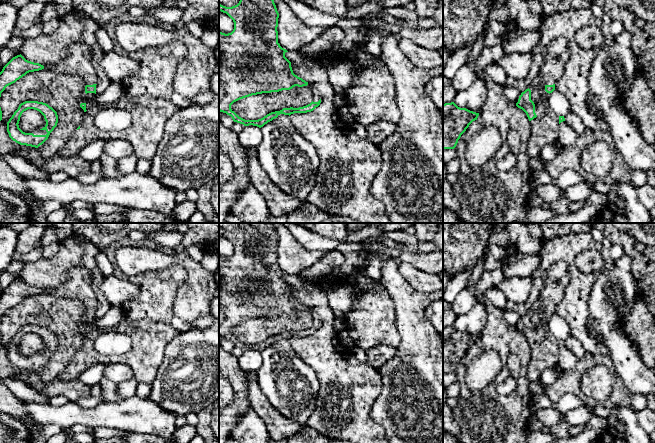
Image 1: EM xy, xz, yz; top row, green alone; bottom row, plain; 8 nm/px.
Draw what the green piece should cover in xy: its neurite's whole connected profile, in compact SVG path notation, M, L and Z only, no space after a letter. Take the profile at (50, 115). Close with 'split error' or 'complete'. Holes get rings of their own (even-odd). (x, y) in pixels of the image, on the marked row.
M25 101L21 103L18 109L7 122L7 132L9 137L20 145L26 145L38 148L49 137L58 123L57 112L48 104L38 101ZM28 109L39 111L46 121L46 125L32 133L25 133L19 128L19 121L22 113Z; split error

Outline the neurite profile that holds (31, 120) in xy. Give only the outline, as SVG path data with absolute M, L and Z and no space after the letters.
M28 109L22 113L18 125L23 132L32 133L45 127L46 121L39 111Z

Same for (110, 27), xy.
M124 14L121 16L117 16L115 18L112 18L108 23L106 23L103 28L106 30L106 32L108 33L109 37L112 39L113 41L113 51L117 54L122 54L122 55L128 55L126 53L126 51L120 46L120 44L118 43L117 39L116 39L116 34L115 34L115 30L116 27L119 23L123 22L123 21L127 21L127 22L137 22L136 19L128 14Z

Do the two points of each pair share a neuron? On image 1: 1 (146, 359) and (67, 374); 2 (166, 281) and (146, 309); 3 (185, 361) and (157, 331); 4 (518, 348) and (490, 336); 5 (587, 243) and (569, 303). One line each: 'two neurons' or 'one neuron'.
1: one neuron
2: one neuron
3: two neurons
4: one neuron
5: one neuron

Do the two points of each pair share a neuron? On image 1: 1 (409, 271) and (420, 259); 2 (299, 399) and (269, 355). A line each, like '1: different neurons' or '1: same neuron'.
1: different neurons
2: same neuron

